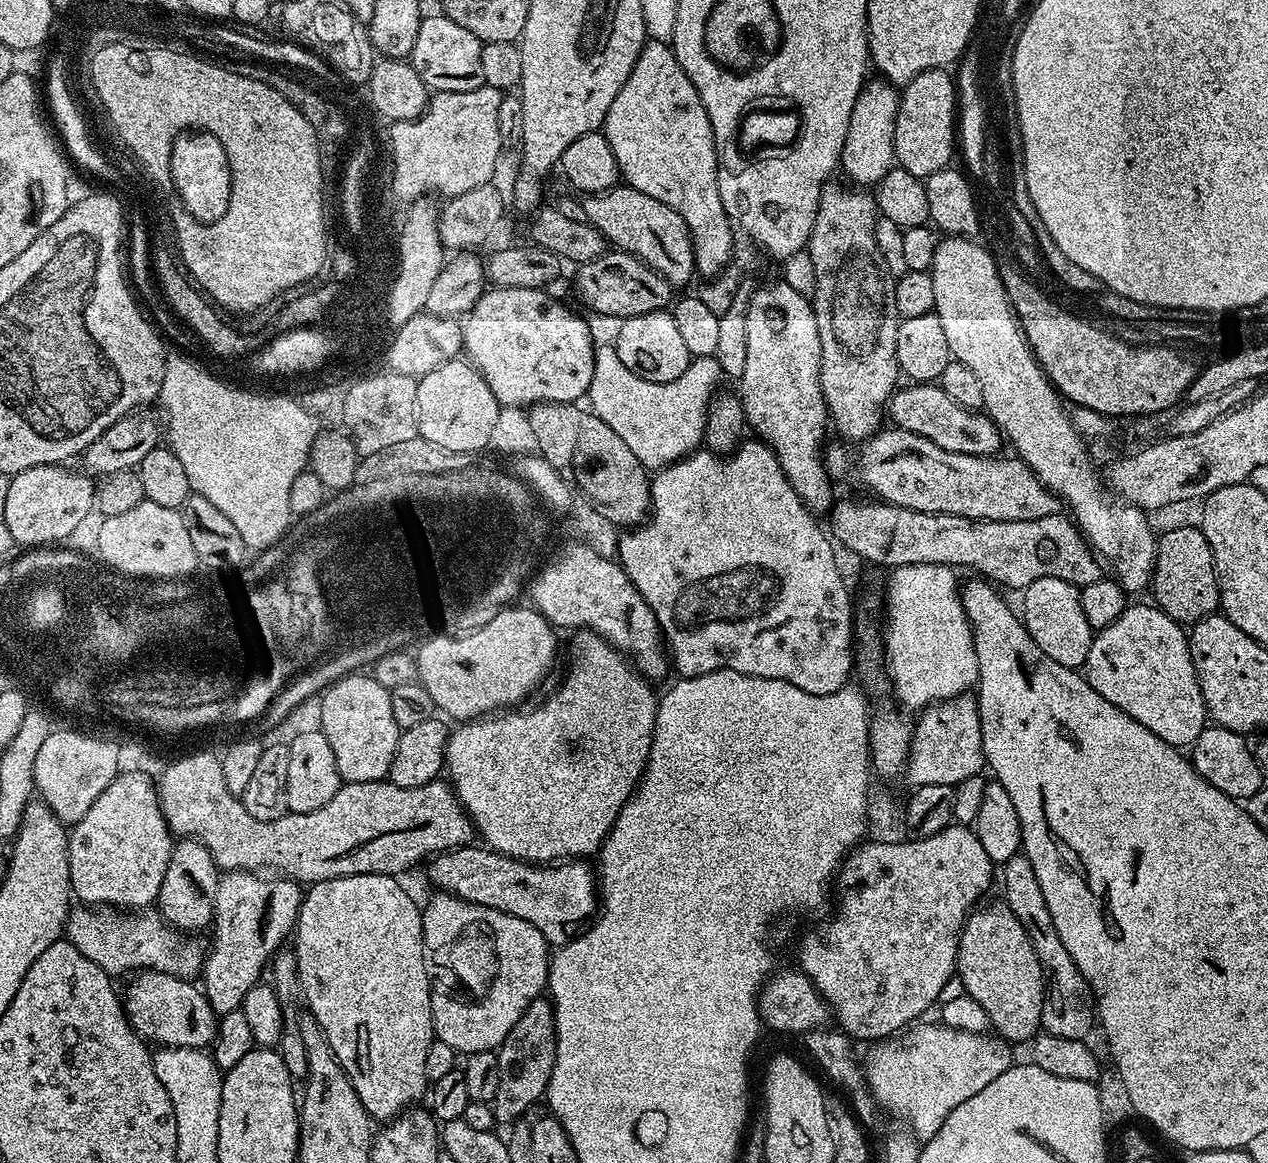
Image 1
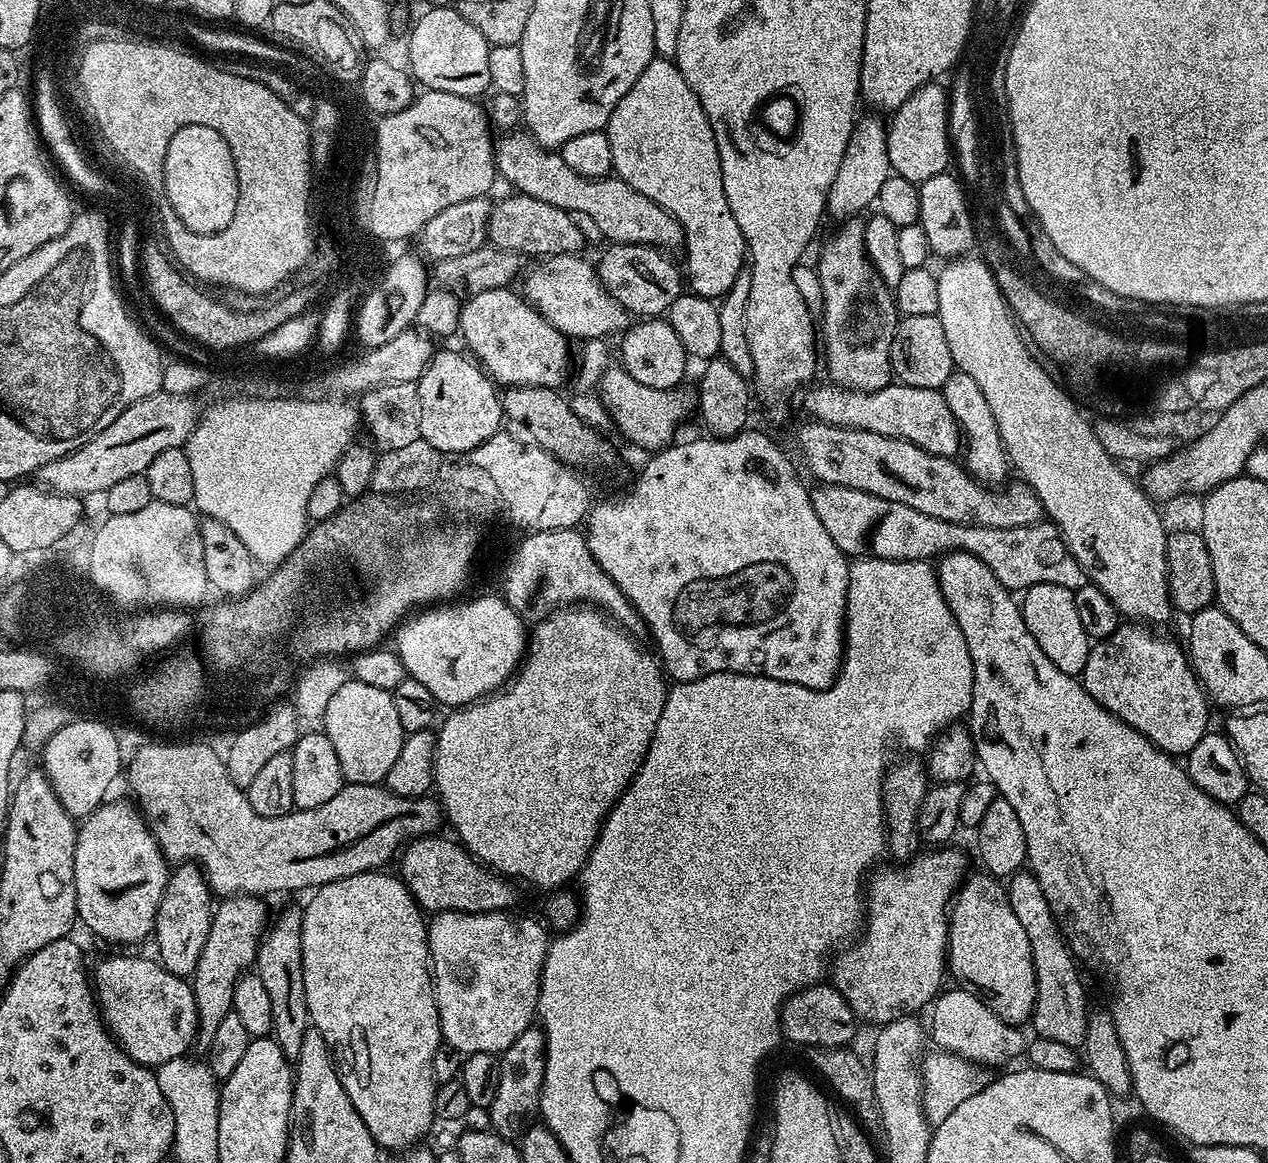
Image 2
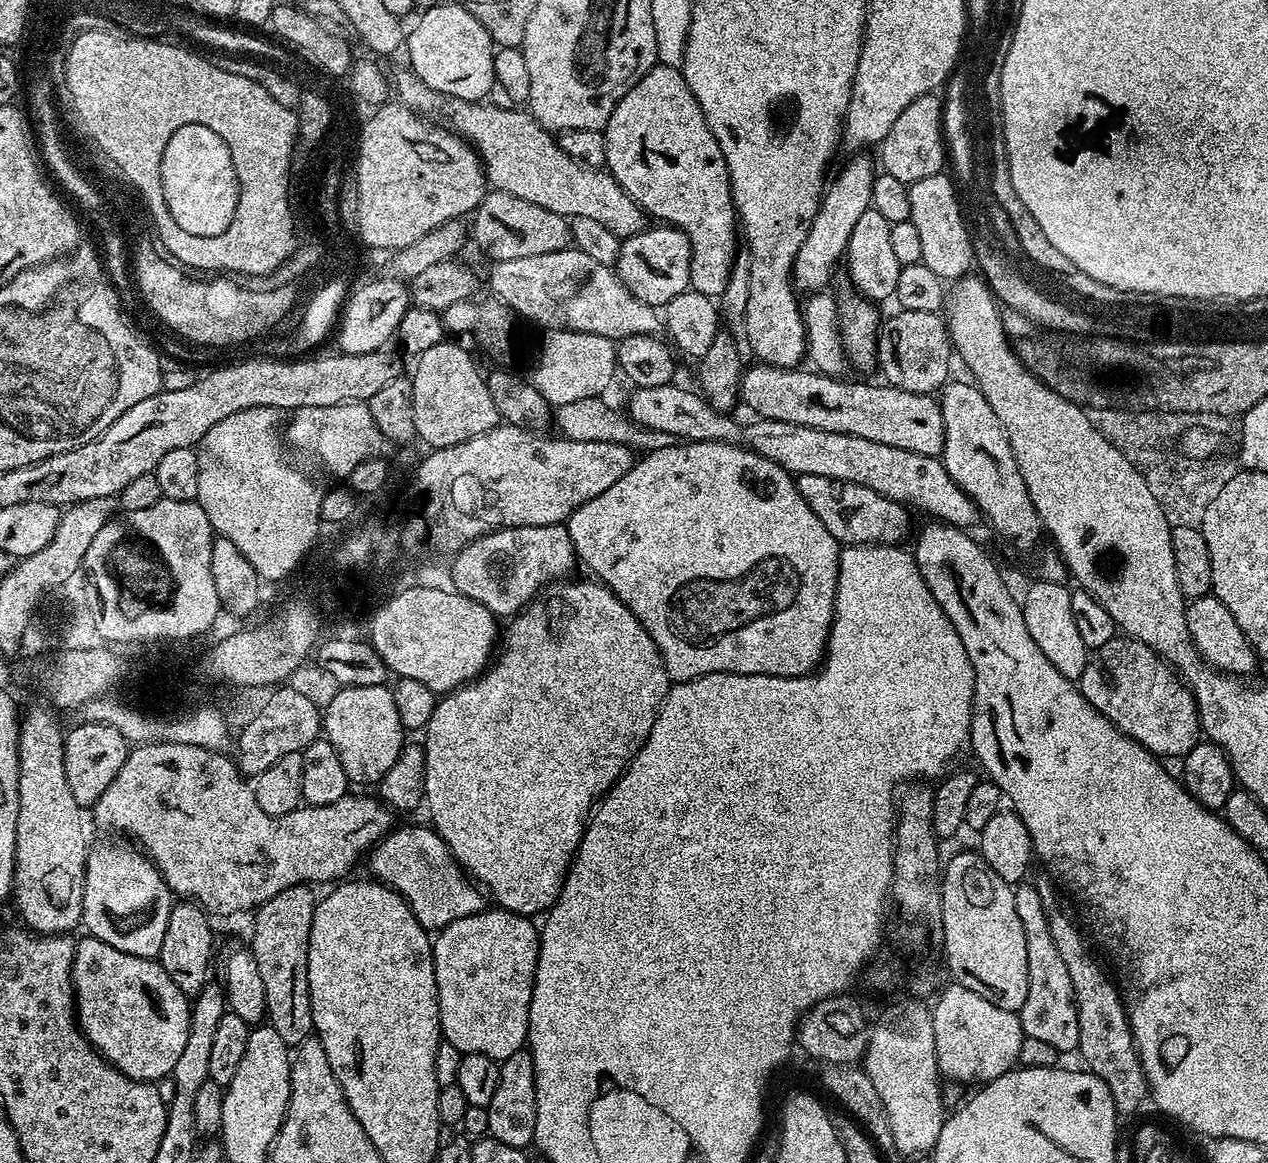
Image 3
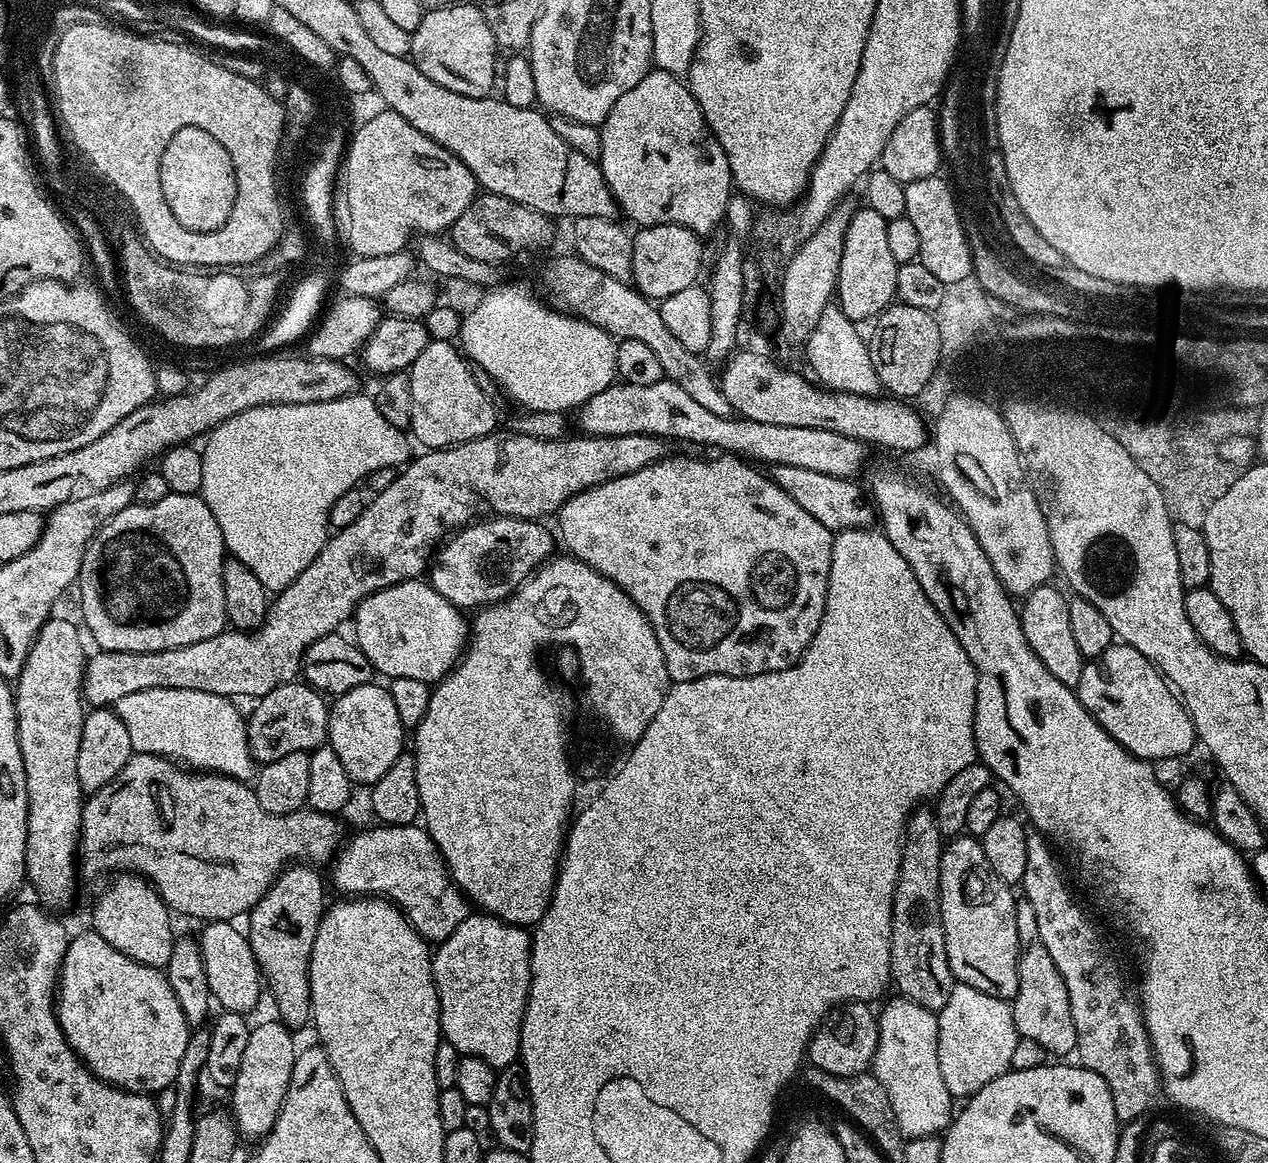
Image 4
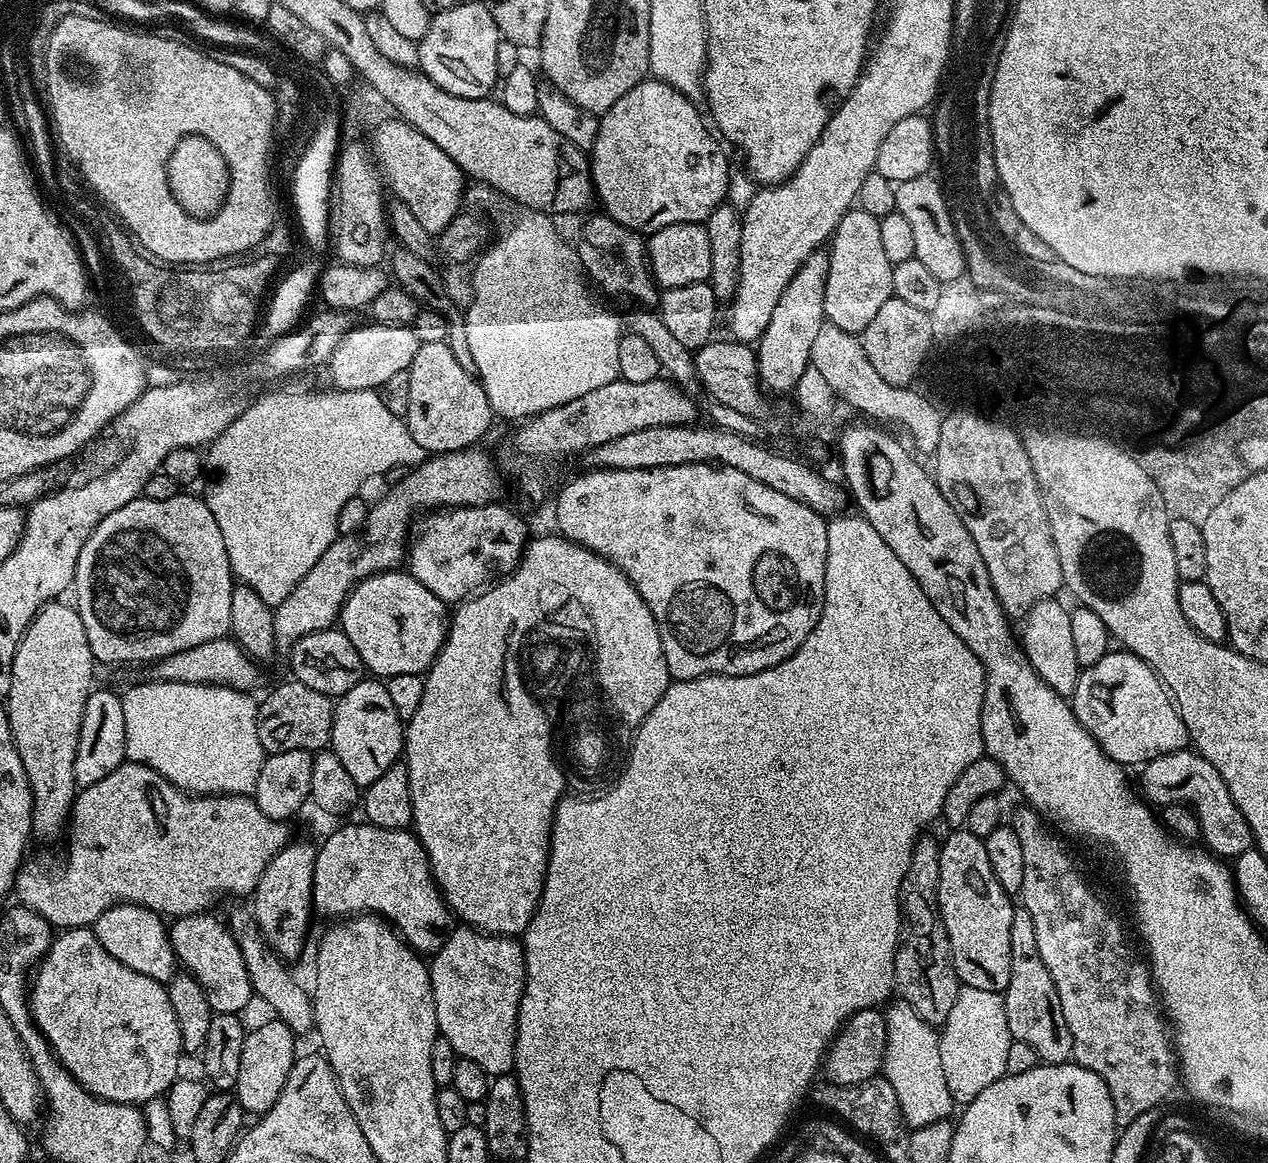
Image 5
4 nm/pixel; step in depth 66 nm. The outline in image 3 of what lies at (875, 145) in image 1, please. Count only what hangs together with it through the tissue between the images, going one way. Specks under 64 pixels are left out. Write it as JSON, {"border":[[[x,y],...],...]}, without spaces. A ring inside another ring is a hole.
{"border":[[[856,154],[853,160],[844,164],[844,169],[836,176],[836,181],[829,183],[820,198],[820,212],[814,214],[814,222],[810,226],[810,234],[806,234],[806,242],[798,250],[792,263],[792,278],[795,287],[801,293],[811,294],[829,287],[828,279],[836,268],[836,263],[845,259],[850,242],[850,234],[854,234],[854,225],[858,218],[866,214],[872,205],[872,191],[878,175],[877,165],[868,154]]]}

